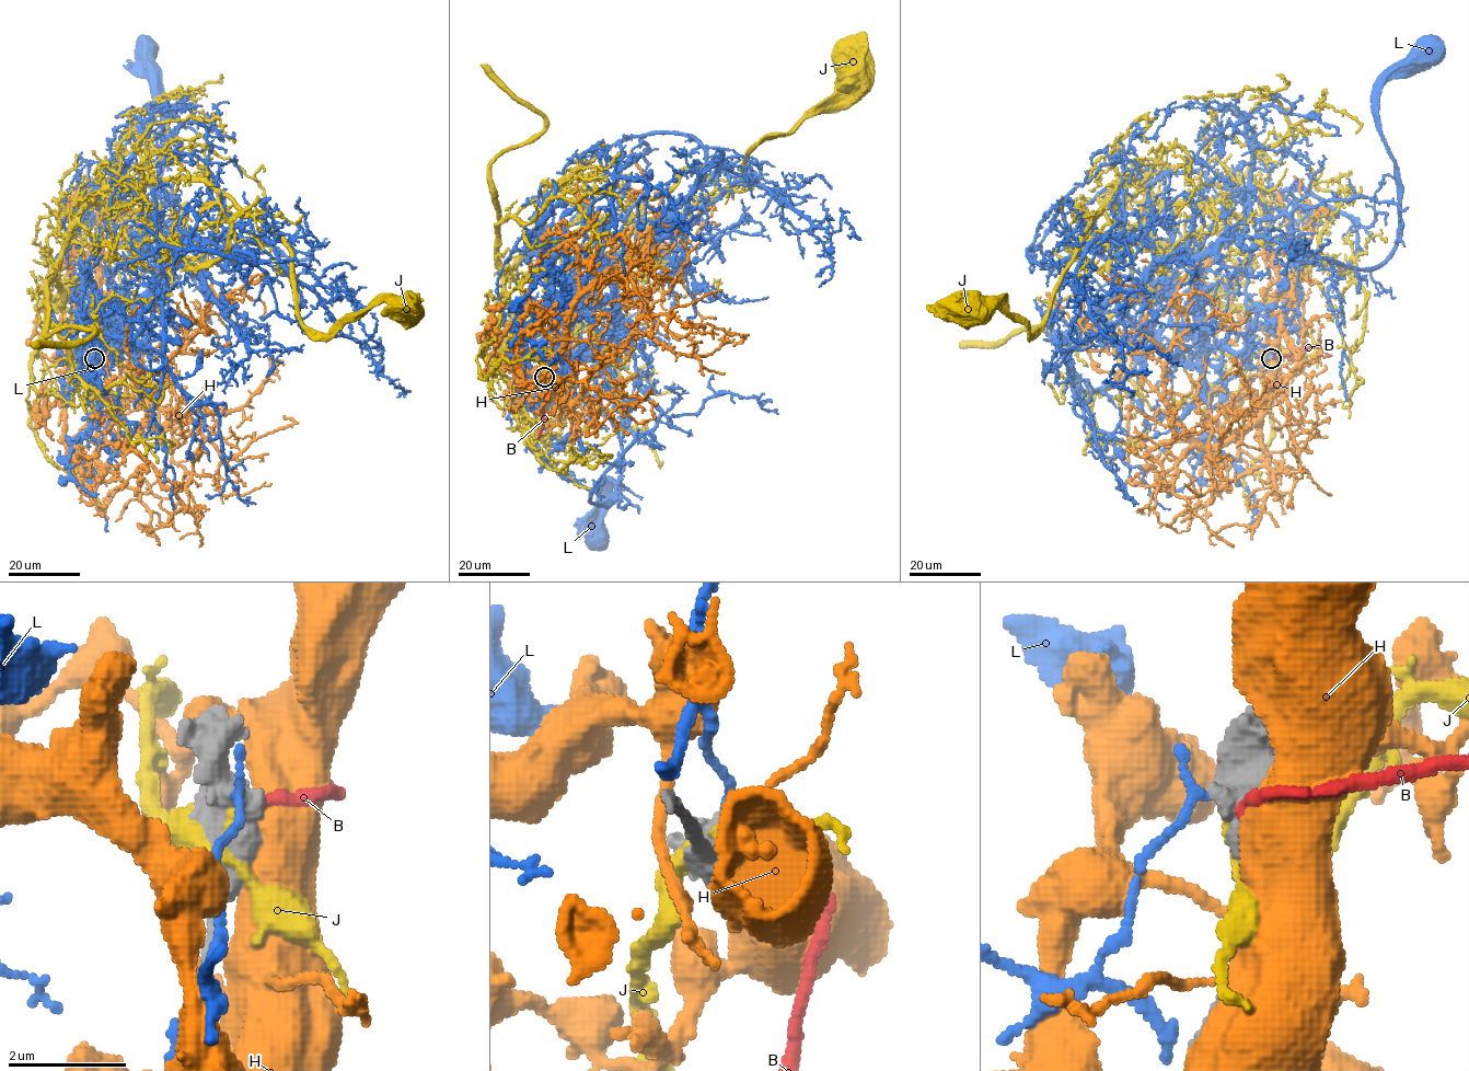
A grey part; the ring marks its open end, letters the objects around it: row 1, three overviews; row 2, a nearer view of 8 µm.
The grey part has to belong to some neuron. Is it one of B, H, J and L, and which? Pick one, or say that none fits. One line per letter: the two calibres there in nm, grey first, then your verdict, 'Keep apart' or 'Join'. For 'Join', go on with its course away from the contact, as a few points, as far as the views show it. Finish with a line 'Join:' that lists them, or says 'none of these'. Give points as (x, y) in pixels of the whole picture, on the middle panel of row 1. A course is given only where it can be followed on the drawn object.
B: Thickness 600 nm (grey) against 200 nm. Join. Its course: (544, 376), (550, 383), (538, 437)
H: Thickness 600 nm (grey) against 750 nm. Keep apart
J: Thickness 650 nm (grey) against 220 nm. Keep apart
L: Thickness 550 nm (grey) against 160 nm. Keep apart
Join: B

